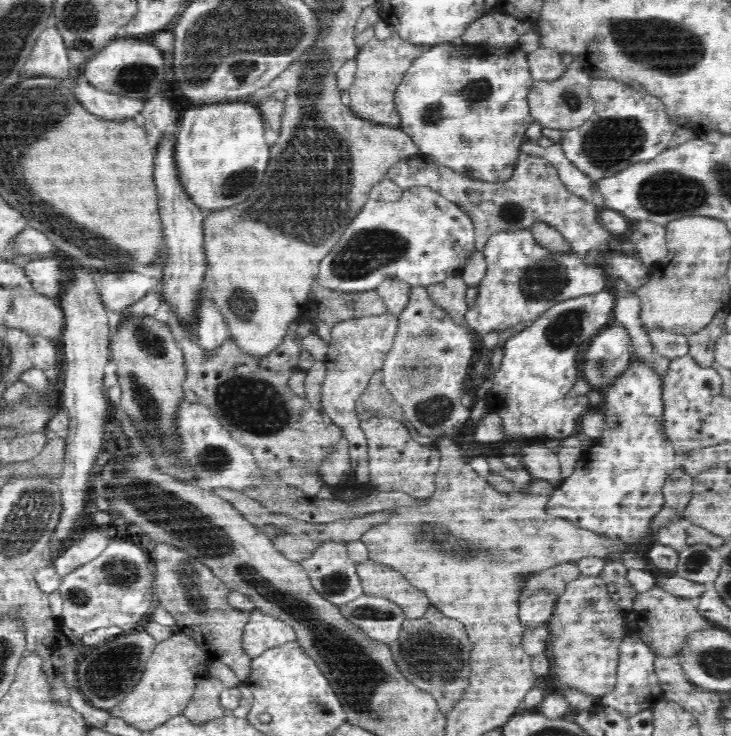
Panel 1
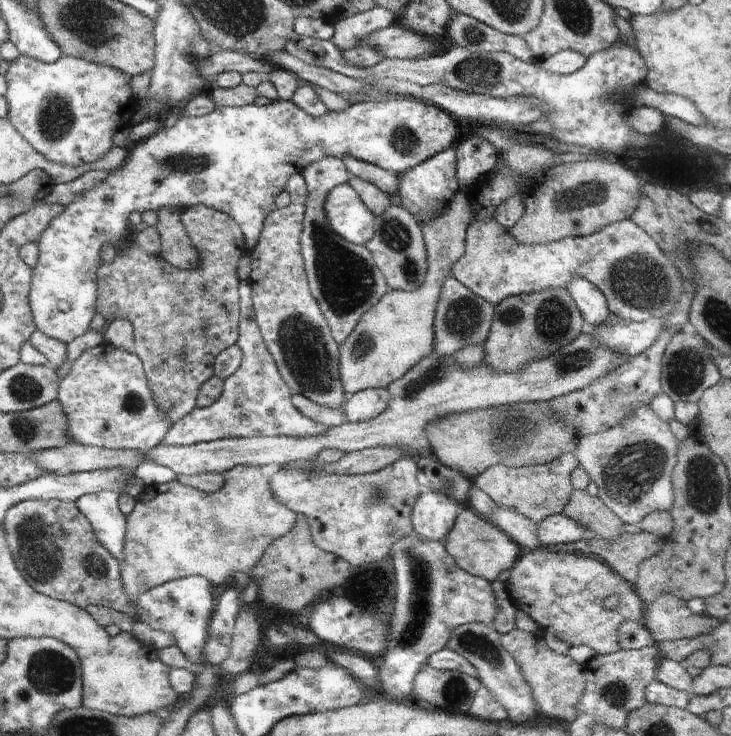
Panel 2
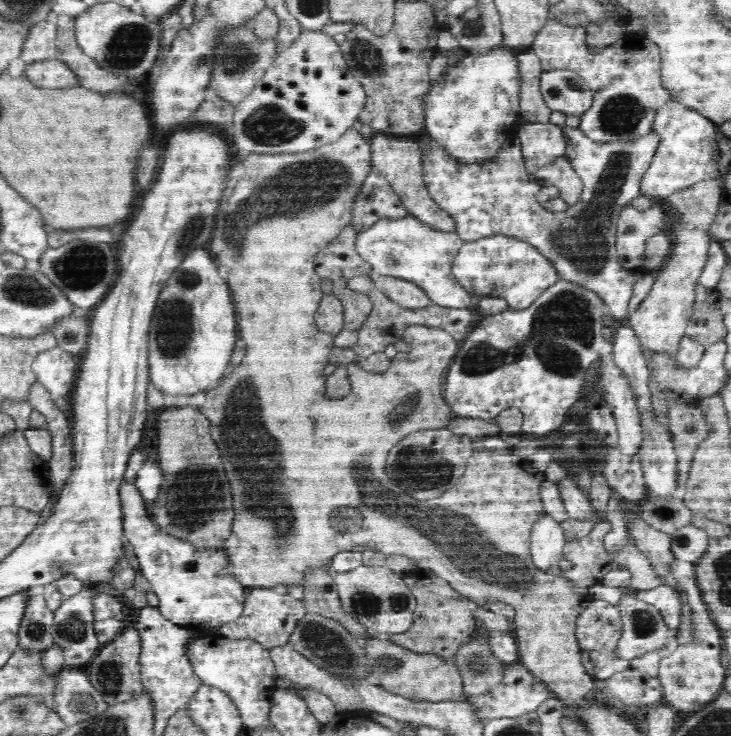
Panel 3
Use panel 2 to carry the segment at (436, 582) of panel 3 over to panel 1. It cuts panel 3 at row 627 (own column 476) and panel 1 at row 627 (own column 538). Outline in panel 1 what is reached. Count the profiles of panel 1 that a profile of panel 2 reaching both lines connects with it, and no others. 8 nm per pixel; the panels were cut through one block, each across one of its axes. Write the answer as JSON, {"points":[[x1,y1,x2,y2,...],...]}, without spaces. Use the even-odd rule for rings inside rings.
{"points":[[431,605,420,620,405,620,399,637,388,645,400,672,412,684,432,694,440,711,446,715,452,712,456,702,464,698,471,672,469,654,472,643,465,626]]}

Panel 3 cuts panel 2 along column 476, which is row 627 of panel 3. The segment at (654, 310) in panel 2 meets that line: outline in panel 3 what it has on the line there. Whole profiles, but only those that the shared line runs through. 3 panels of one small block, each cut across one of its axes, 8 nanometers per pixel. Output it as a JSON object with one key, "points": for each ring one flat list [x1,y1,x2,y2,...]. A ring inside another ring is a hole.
{"points":[[284,585,272,588,250,587,242,614,235,621,221,625,219,634,230,640,250,638,267,649,284,646,288,644,290,634,294,632,298,620,304,618,307,611,304,602,293,598]]}

